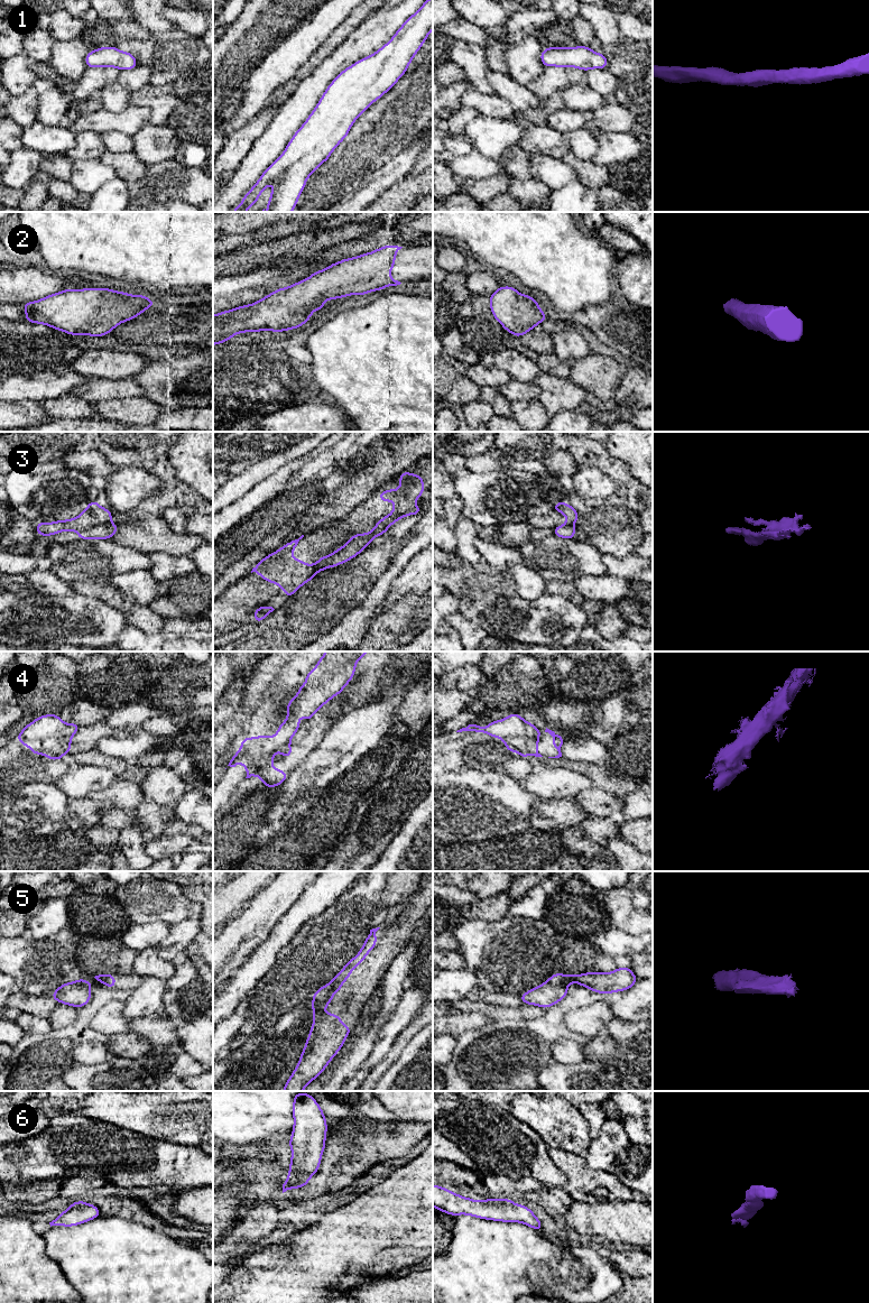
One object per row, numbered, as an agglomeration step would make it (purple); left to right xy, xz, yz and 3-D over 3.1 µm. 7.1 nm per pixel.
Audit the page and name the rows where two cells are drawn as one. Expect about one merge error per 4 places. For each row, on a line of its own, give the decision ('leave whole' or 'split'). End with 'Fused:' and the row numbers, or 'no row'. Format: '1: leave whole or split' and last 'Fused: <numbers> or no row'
1: leave whole
2: leave whole
3: split
4: split
5: split
6: leave whole
Fused: 3, 4, 5

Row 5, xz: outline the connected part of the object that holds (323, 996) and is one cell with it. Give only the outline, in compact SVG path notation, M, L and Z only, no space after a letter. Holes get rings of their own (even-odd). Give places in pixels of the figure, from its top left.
M380 927L370 930L360 952L345 964L330 983L316 990L312 1000L314 1015L323 1013L325 1007L332 1001L333 995L339 992L341 986L345 982L354 968L360 964L366 959L367 954L375 948L377 944L376 932L379 928Z

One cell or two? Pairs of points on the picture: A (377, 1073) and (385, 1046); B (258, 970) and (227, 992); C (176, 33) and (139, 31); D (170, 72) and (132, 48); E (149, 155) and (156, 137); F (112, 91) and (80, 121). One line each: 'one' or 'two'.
A: two
B: one
C: two
D: one
E: one
F: two

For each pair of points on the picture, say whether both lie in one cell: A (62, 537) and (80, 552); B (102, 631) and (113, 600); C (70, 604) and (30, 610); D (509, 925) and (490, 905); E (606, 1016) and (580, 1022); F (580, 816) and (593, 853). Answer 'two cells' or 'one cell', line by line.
A: two cells
B: two cells
C: one cell
D: two cells
E: one cell
F: two cells

